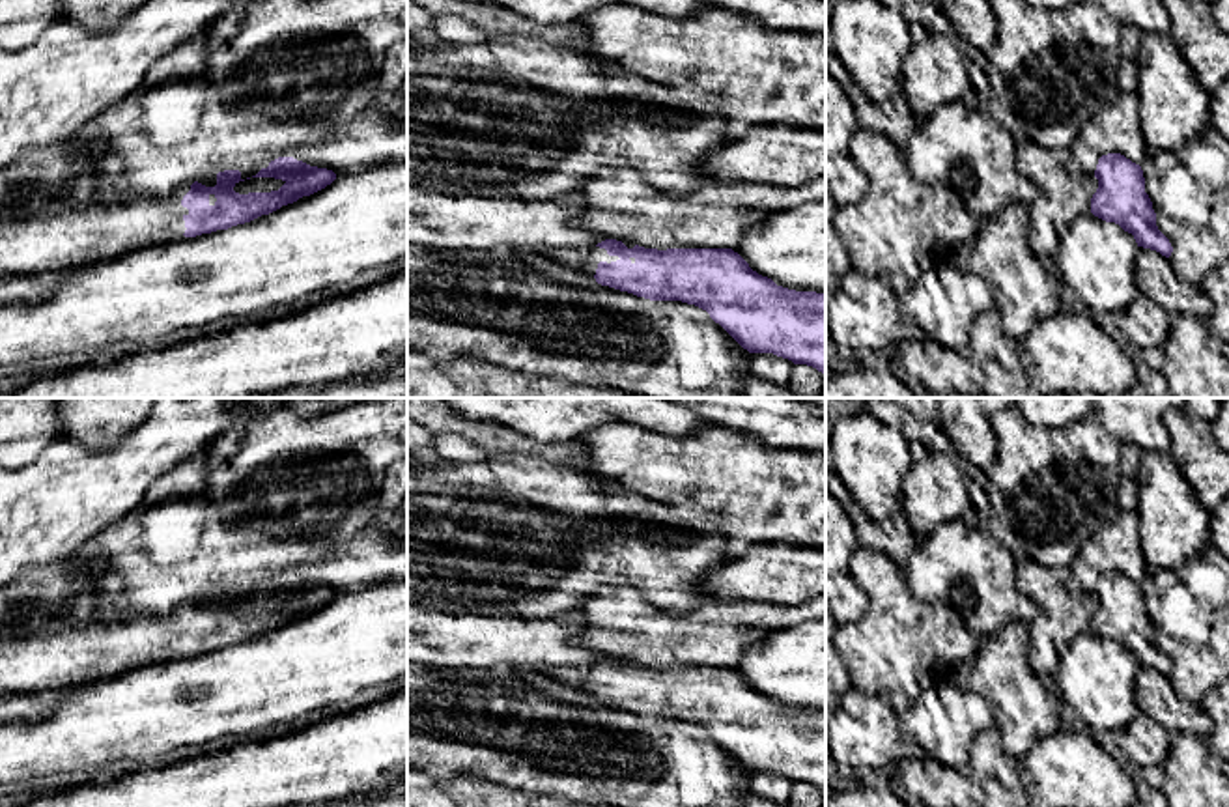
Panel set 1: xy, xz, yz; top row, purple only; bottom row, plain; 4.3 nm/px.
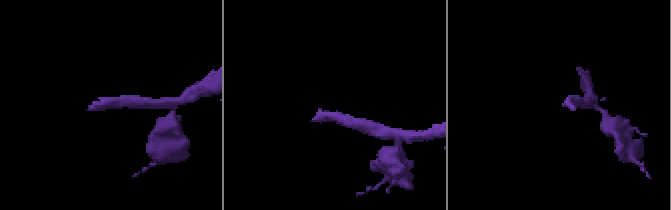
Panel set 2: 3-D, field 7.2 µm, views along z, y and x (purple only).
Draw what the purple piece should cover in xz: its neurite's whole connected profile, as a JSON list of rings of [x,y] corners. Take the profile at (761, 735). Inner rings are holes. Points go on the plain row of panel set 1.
[[[605,658],[586,672],[551,669],[544,674],[586,693],[598,702],[650,719],[682,719],[710,732],[749,772],[773,772],[826,794],[826,712],[796,710],[758,693],[732,667],[644,667]]]

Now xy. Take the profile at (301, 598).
[[[278,575],[252,596],[275,596],[282,598],[284,603],[271,611],[239,613],[233,605],[245,600],[241,590],[224,588],[219,592],[204,592],[192,602],[181,603],[166,616],[138,613],[131,618],[56,626],[34,635],[0,635],[0,697],[11,691],[26,695],[39,689],[78,689],[95,682],[114,680],[146,665],[168,663],[202,652],[228,648],[325,607],[336,598],[336,592],[293,575]]]

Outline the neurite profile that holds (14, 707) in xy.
[[[39,689],[21,695],[11,691],[0,697],[2,723],[37,723],[54,714],[56,706],[77,689]]]

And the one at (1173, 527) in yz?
[[[1145,450],[1134,478],[1139,544],[1149,570],[1180,568],[1214,547],[1208,512],[1169,452]]]

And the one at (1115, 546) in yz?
[[[1123,512],[1100,527],[1080,549],[1078,555],[1087,566],[1098,572],[1121,572],[1141,583],[1149,568],[1141,555],[1139,519],[1136,512]]]

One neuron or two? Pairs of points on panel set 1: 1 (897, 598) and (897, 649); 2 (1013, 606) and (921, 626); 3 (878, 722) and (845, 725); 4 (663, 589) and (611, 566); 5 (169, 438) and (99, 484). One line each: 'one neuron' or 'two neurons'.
1: one neuron
2: two neurons
3: one neuron
4: one neuron
5: one neuron

